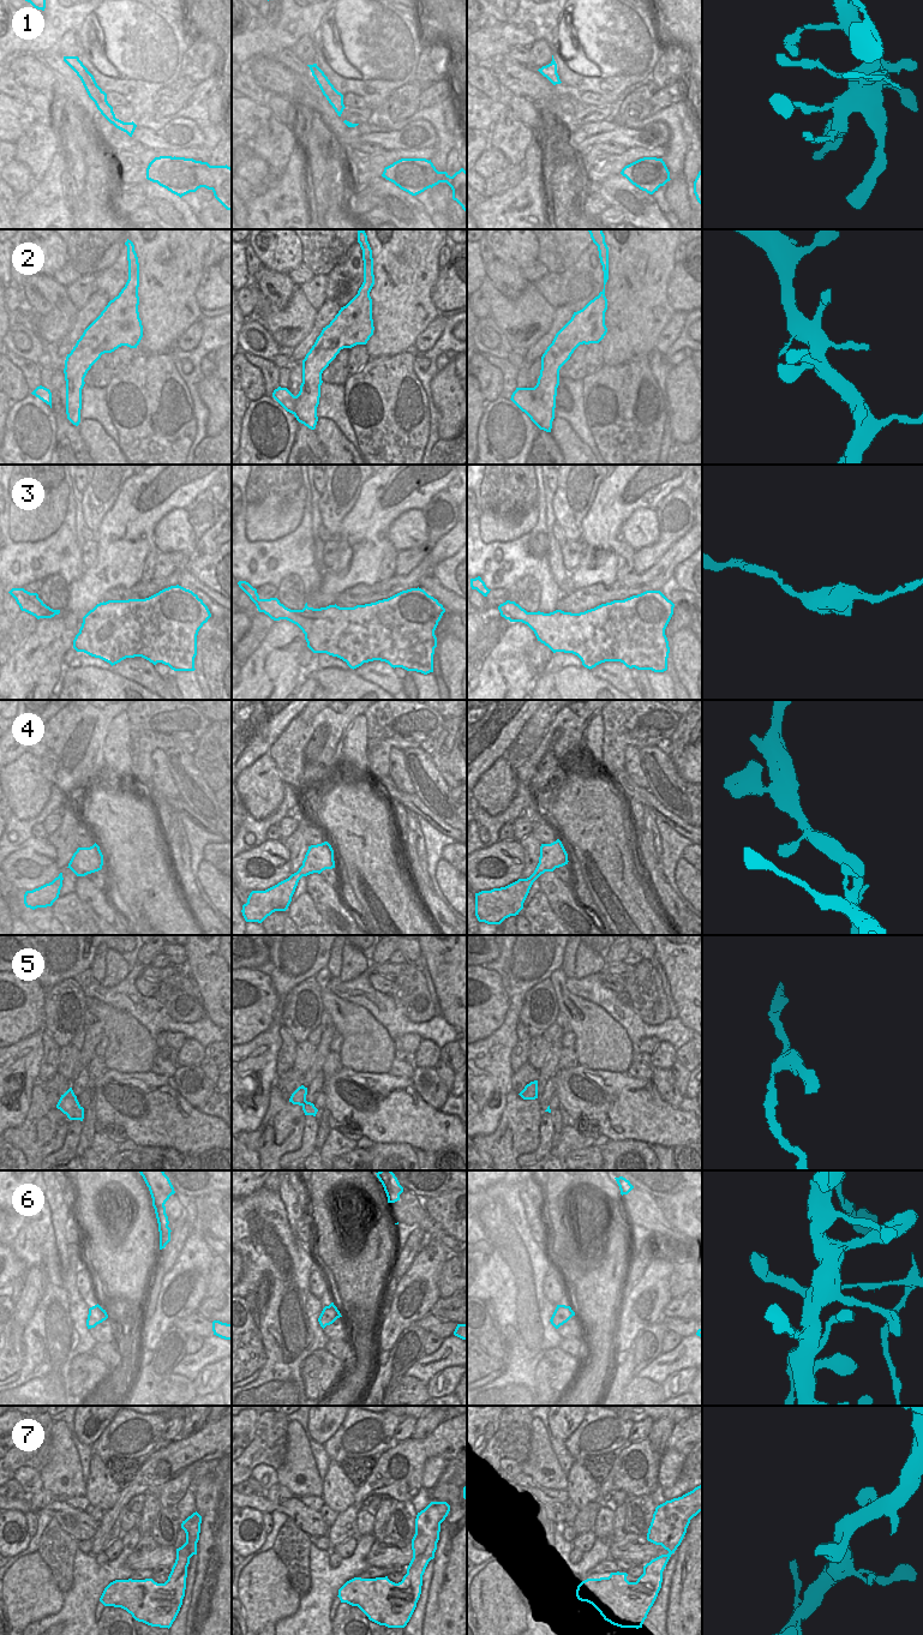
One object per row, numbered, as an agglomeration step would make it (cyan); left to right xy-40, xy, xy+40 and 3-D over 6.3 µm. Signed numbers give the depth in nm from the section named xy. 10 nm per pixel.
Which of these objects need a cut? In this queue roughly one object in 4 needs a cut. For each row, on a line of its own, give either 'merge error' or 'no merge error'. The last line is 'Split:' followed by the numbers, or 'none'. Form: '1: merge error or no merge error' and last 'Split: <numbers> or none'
1: merge error
2: no merge error
3: no merge error
4: no merge error
5: no merge error
6: merge error
7: no merge error
Split: 1, 6

